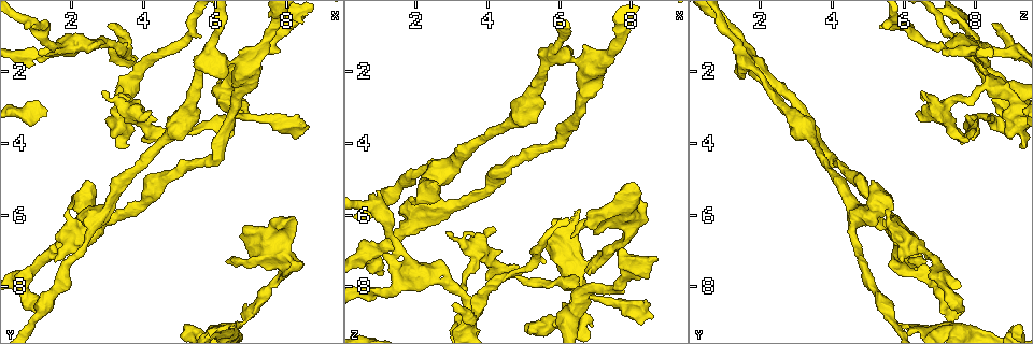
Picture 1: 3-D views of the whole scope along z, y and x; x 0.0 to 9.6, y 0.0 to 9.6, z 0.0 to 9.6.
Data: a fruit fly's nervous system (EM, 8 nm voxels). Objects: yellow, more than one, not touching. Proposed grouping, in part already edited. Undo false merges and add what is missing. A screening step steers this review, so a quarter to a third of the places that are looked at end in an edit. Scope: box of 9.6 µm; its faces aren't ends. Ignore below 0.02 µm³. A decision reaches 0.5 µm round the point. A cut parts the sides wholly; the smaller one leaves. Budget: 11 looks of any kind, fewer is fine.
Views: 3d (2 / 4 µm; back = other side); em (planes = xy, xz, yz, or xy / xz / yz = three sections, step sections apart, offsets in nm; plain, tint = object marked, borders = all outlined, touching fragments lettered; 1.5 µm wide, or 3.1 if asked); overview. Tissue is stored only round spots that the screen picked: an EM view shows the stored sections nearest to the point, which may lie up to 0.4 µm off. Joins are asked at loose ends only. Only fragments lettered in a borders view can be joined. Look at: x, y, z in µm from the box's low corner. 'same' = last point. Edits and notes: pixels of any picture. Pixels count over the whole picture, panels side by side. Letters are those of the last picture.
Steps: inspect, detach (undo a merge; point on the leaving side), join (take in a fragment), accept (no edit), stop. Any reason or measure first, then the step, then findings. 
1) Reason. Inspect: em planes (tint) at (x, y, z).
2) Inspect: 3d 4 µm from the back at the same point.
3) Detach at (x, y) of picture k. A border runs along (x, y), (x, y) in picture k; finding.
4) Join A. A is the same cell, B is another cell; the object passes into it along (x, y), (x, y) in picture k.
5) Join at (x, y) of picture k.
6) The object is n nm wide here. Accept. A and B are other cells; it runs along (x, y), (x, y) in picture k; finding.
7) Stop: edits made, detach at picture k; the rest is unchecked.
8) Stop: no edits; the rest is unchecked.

Narrows sharply. Inspect: em planes (borders) at (6.90, 8.95, 7.30).

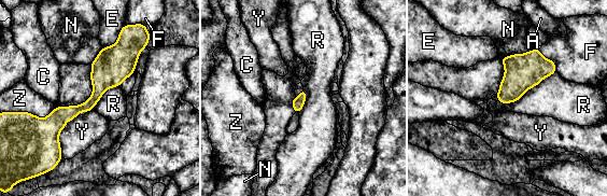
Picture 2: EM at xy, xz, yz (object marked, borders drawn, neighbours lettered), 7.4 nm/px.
The object is 90 nm wide here. Accept. A, C, E, F, N, R, Y and Z are other cells; it runs along (138, 51), (85, 107), (37, 123) in picture 2; all the same neuron.

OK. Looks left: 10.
Thin neck. Inspect: 3d 4 µm from the back at (6.95, 3.25, 8.35).

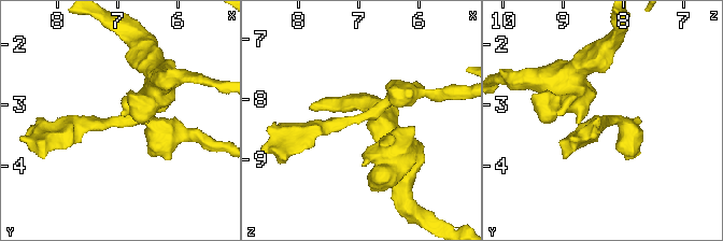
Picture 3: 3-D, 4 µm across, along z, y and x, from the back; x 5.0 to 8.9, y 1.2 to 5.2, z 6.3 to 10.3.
The arms are 240, 320 nm wide. Inspect: em xy step 4 (tint) at (6.95, 3.30, 8.30).

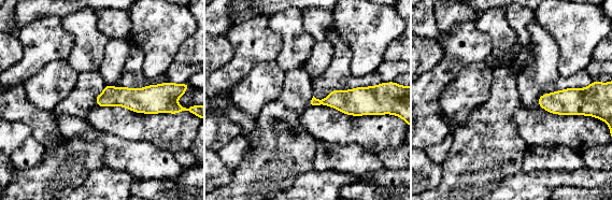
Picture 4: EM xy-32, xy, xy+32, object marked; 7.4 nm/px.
Inspect: em planes (borders) at the same point.

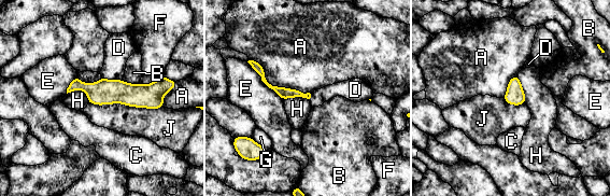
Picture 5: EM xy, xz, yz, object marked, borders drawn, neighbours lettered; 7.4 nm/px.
Accept. A, B, C, D, E, F, G, H and J are other cells; a border runs along (250, 59), (272, 85), (310, 94) in picture 5; one neuron here.

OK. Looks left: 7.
Free end. Inspect: 3d 4 µm at (4.20, 3.05, 6.45).

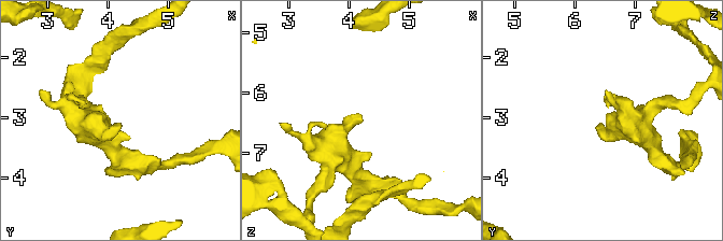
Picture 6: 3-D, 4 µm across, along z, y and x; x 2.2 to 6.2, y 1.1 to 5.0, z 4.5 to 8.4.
Inspect: em xz step 4 (borders) at (4.15, 3.10, 6.45).

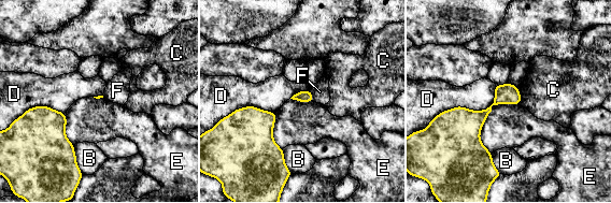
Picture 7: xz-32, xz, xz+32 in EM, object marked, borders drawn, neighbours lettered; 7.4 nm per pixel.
Accept. B, C, D, E and F are other cells; a border runs along (519, 103), (492, 106), (491, 154) in picture 7; none of them fits.

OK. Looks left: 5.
Free end. Inspect: em planes (borders) at (2.85, 1.15, 7.40).

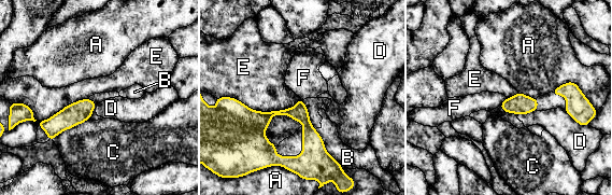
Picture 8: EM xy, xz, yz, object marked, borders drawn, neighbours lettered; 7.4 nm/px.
Accept. A, B, C, D, E and F are other cells; a border runs along (88, 98), (96, 103) in picture 8; no lettered fragment goes on from it.

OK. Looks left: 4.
Stop: no edits; the rest is unchecked.

